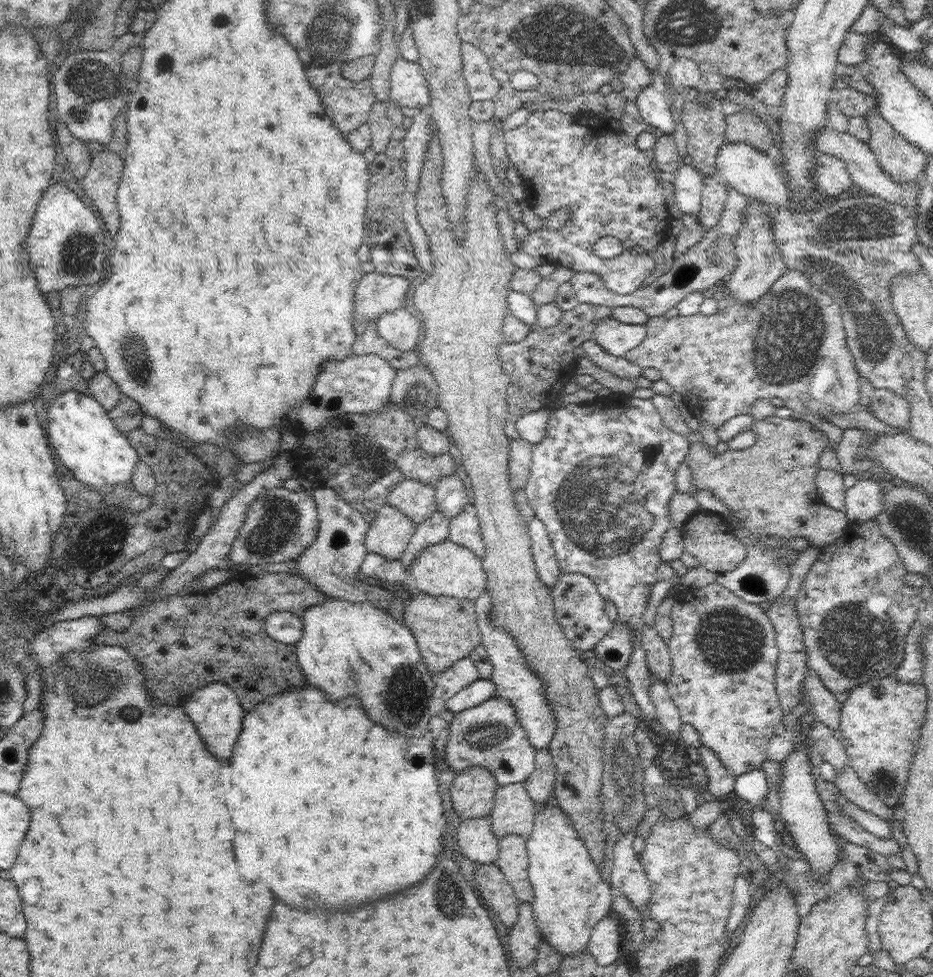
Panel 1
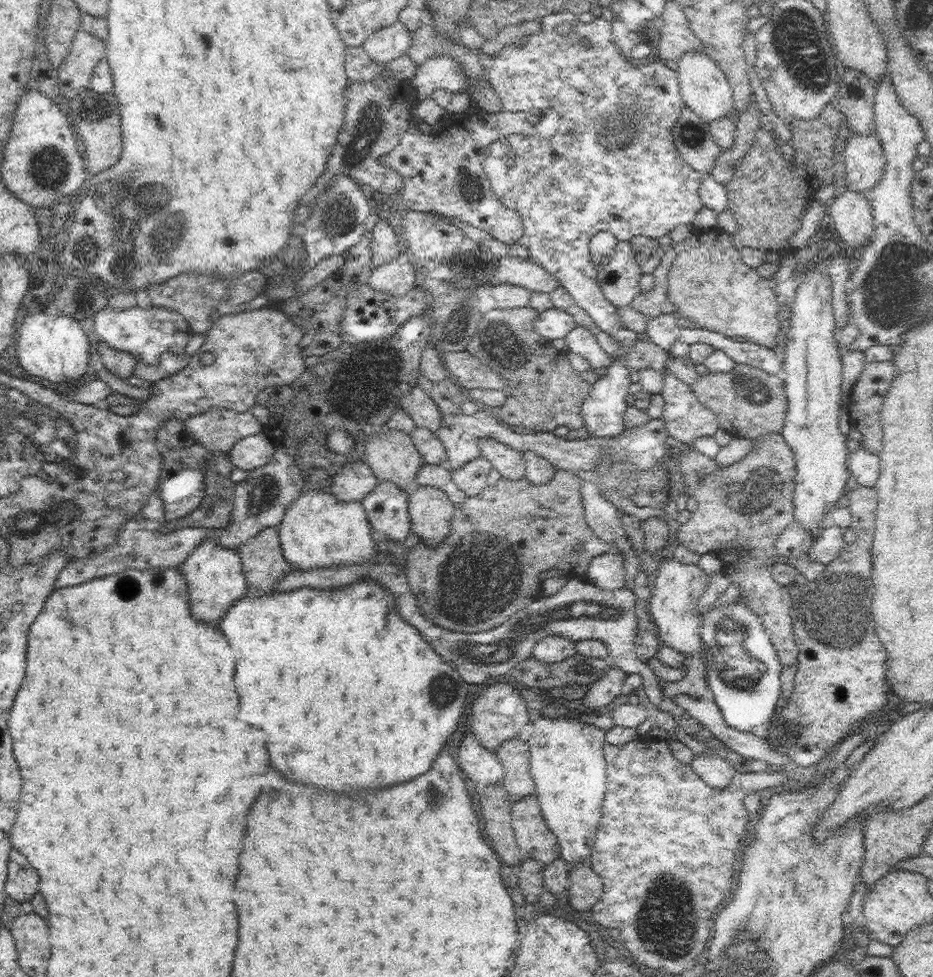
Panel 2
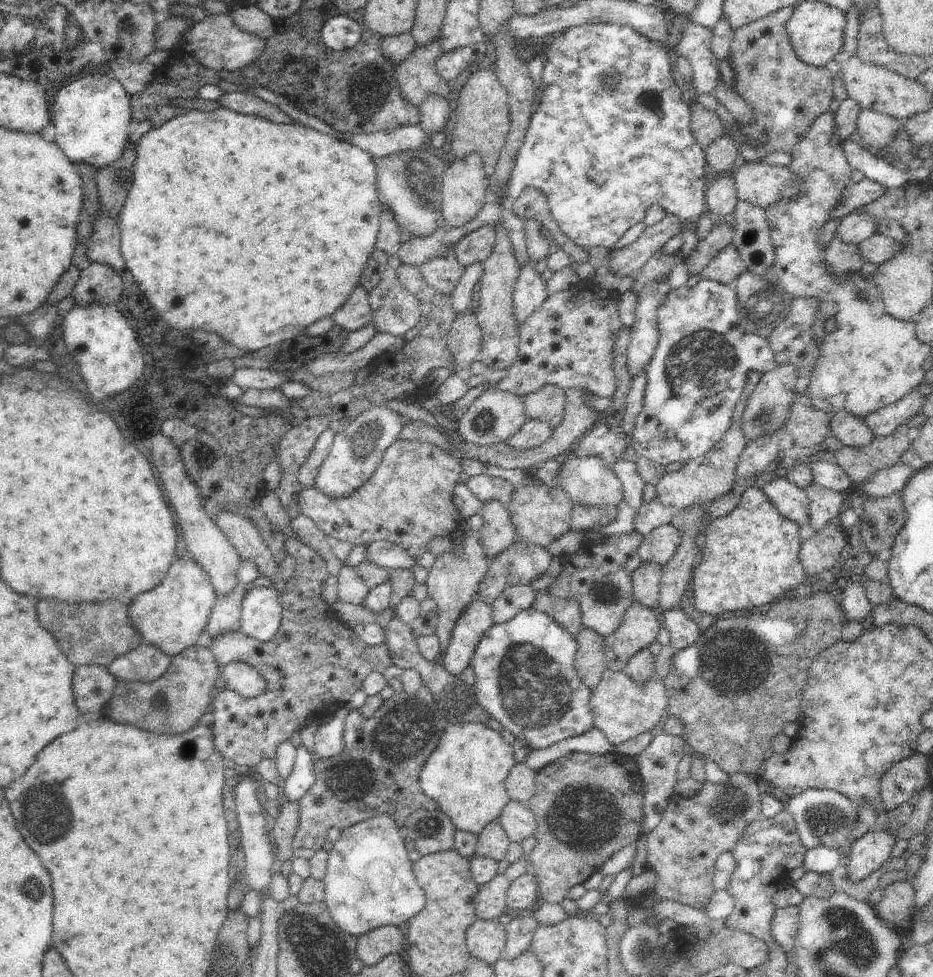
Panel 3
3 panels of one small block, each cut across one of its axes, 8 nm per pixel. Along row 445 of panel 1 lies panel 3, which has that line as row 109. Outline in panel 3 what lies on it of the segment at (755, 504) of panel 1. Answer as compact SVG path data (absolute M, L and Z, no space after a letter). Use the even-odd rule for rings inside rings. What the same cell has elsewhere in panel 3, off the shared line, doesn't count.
M797 4L788 5L768 16L749 22L734 31L734 38L731 44L729 59L732 68L736 72L736 84L734 90L746 104L752 106L754 122L744 125L736 122L742 135L746 138L746 144L754 150L766 145L766 152L792 152L795 144L798 144L813 124L814 120L824 114L830 108L830 102L835 98L832 78L834 78L833 67L817 67L806 64L798 58L791 46L786 24L792 18ZM695 100L691 106L690 130L692 130L692 136L696 138L700 148L703 149L707 149L722 136L734 141L732 136L724 132L724 124L718 114L707 110Z

